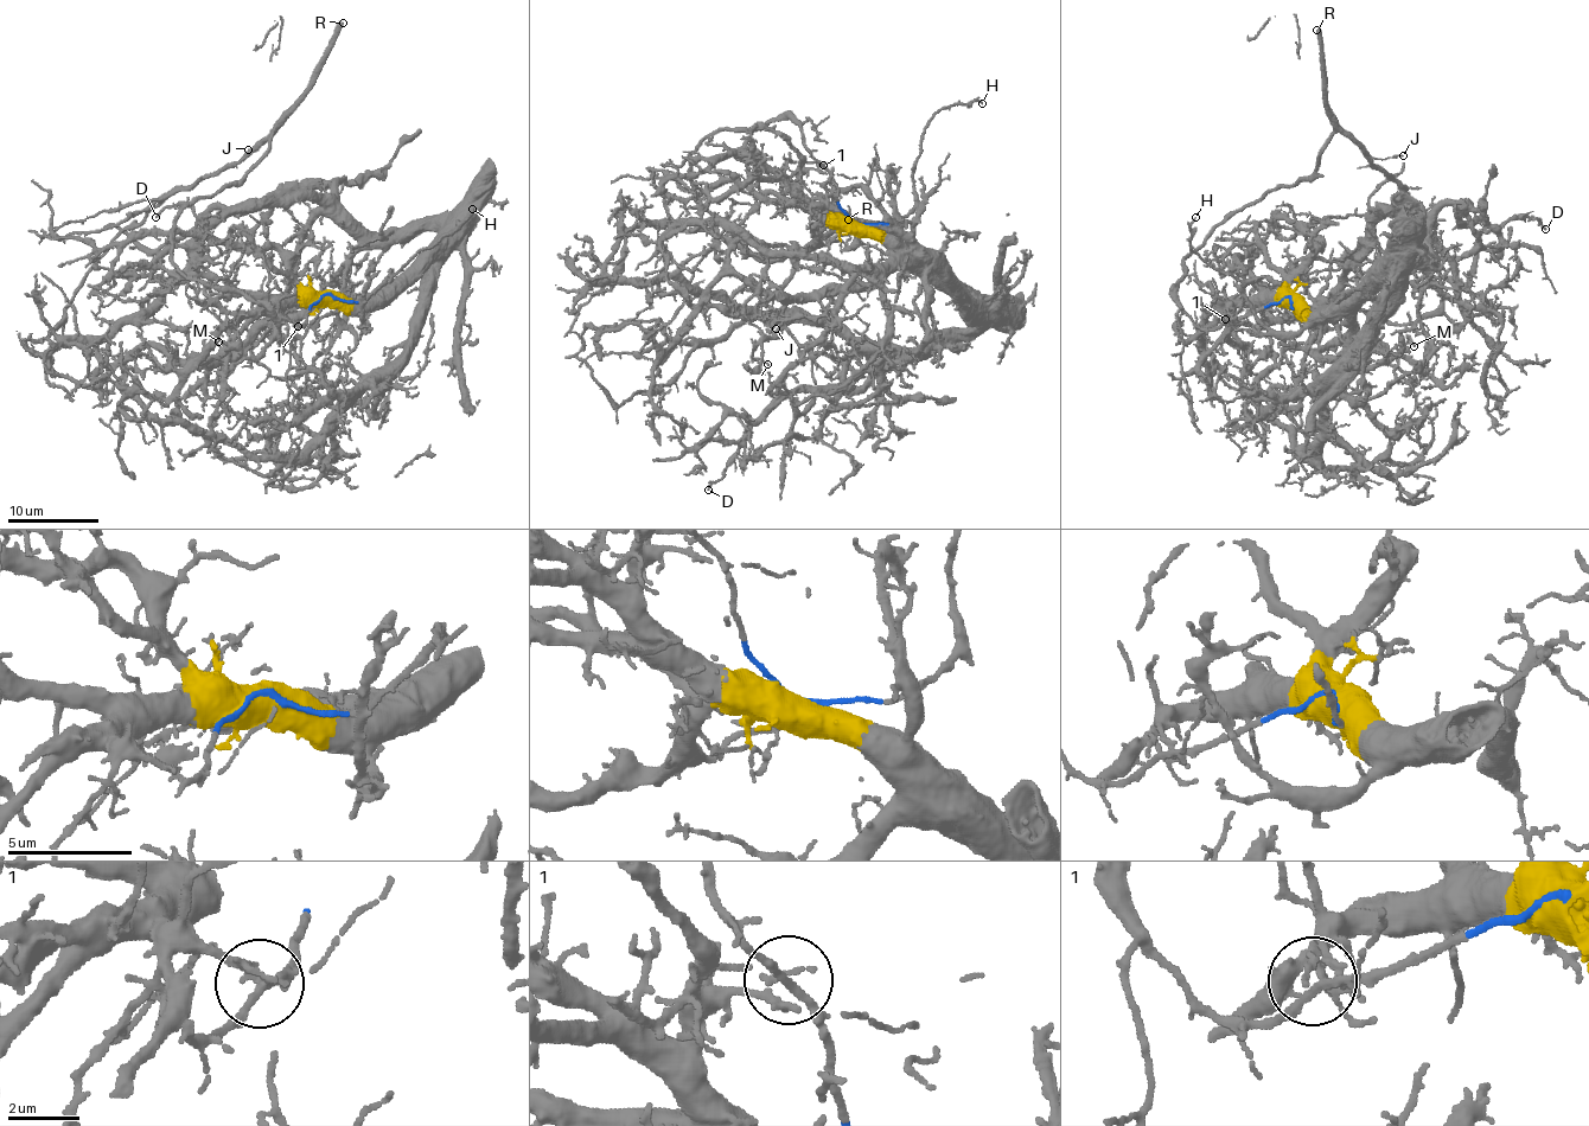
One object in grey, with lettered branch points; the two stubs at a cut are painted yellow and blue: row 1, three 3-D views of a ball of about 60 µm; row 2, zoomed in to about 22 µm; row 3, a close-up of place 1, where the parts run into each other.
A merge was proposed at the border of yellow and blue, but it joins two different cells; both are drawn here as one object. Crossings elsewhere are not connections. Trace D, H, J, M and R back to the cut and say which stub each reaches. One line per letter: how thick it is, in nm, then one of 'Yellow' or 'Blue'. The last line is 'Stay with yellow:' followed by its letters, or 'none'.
D: Thickness 130 nm. Yellow
H: Thickness 140 nm. Blue
J: Thickness 120 nm. Blue
M: Thickness 130 nm. Yellow
R: Thickness 400 nm. Blue
Stay with yellow: D, M

